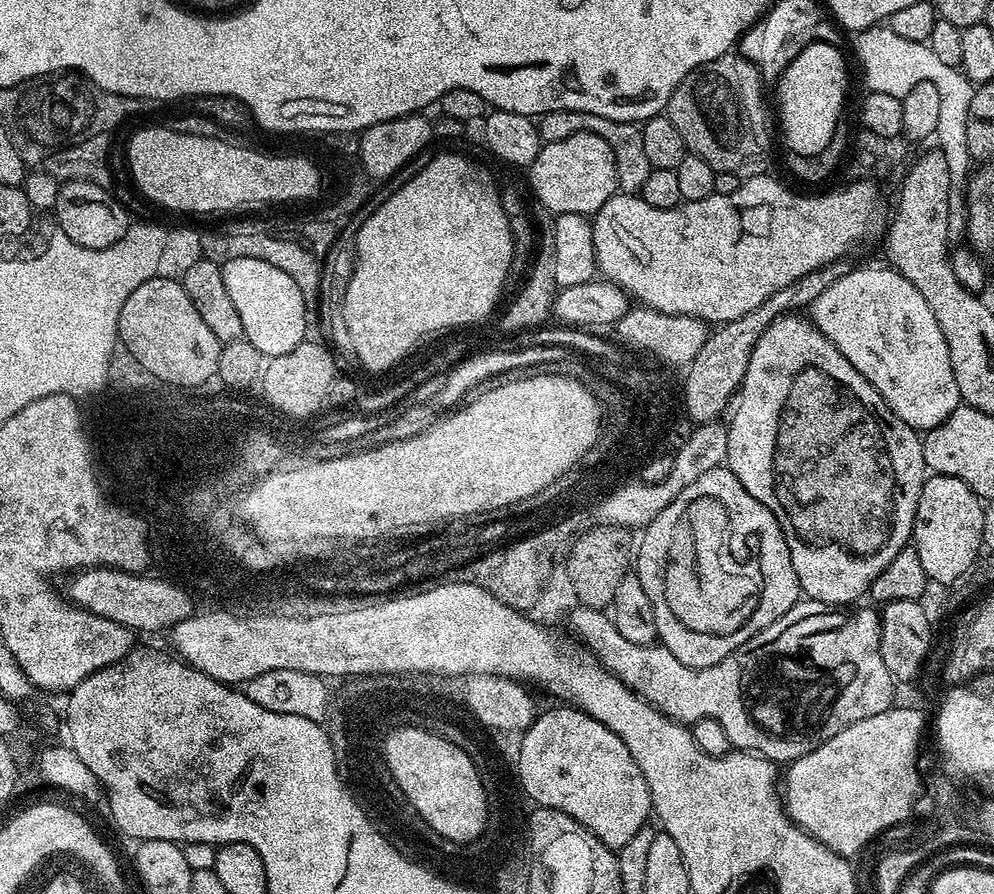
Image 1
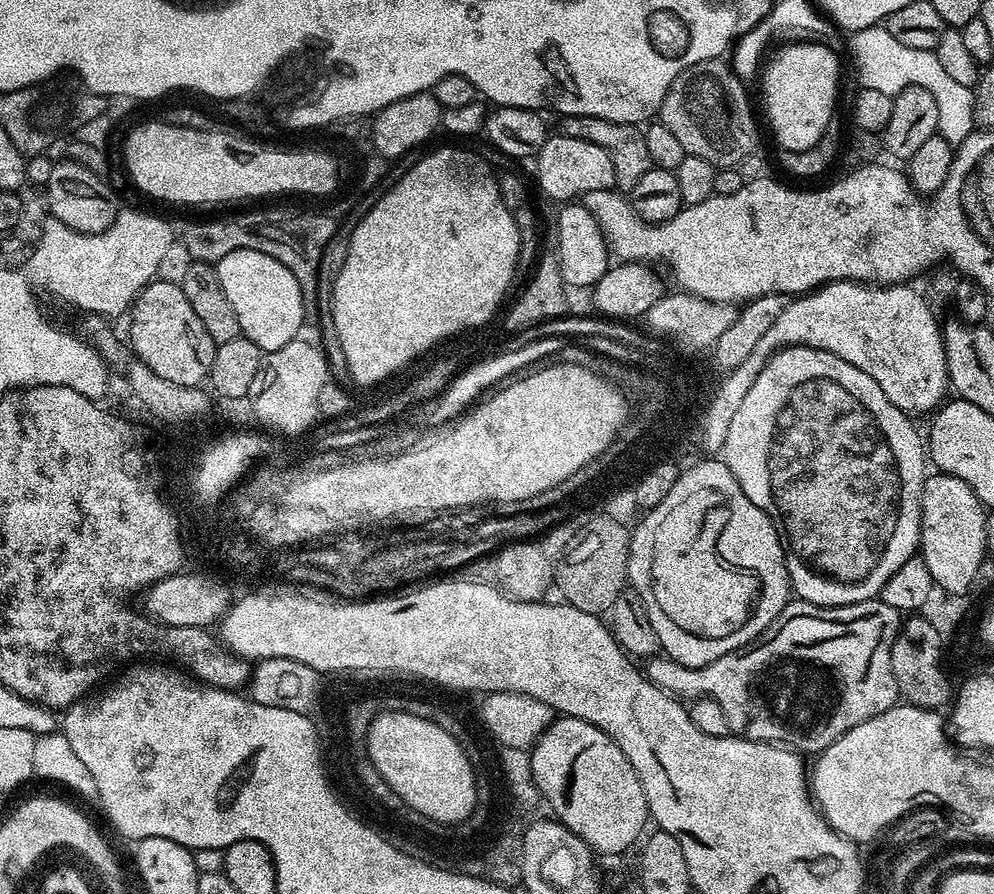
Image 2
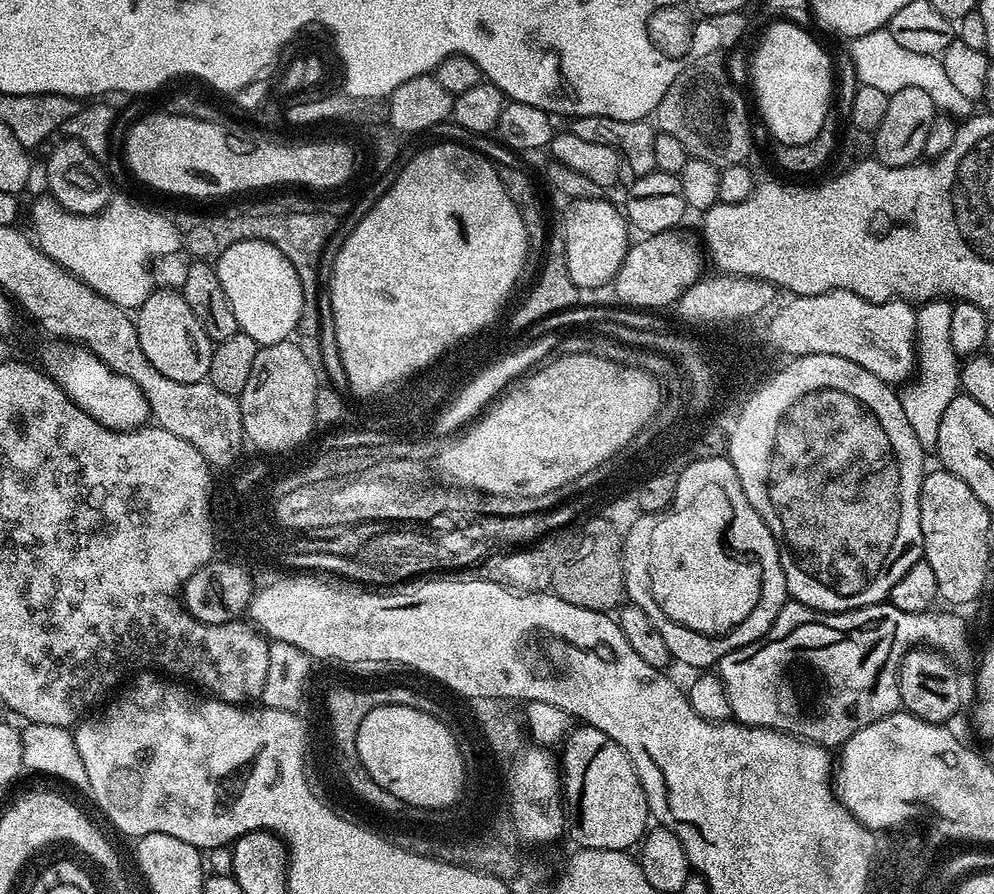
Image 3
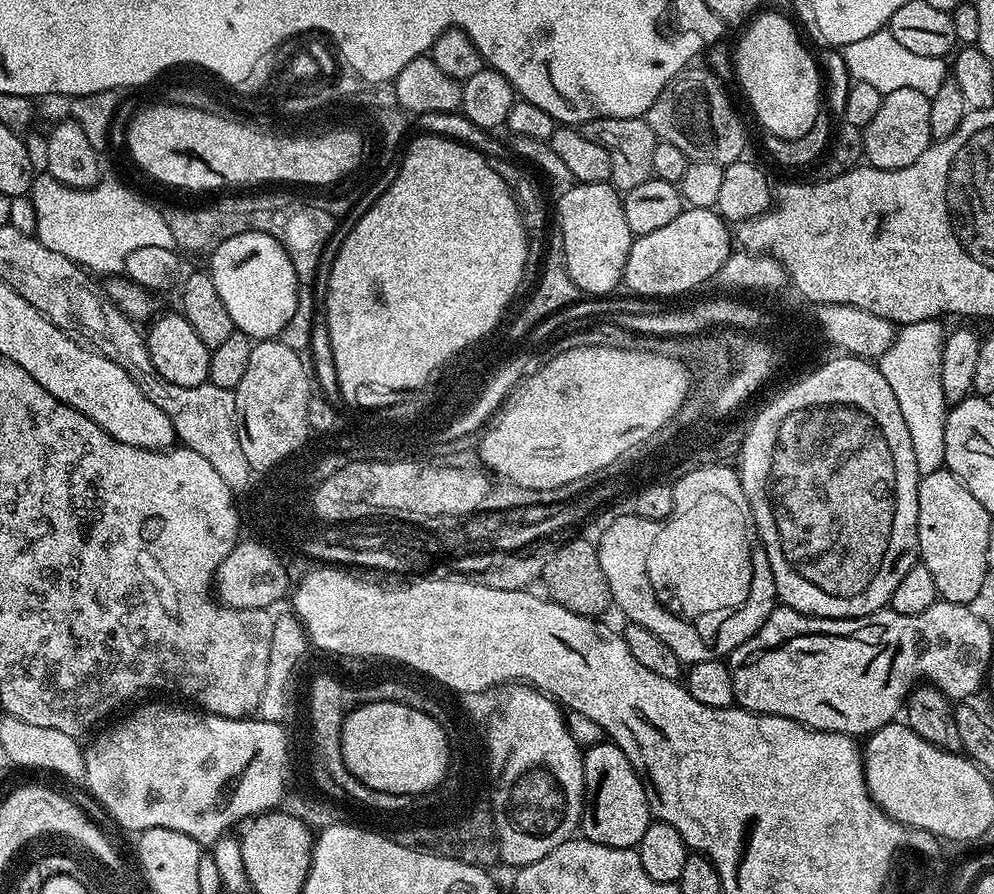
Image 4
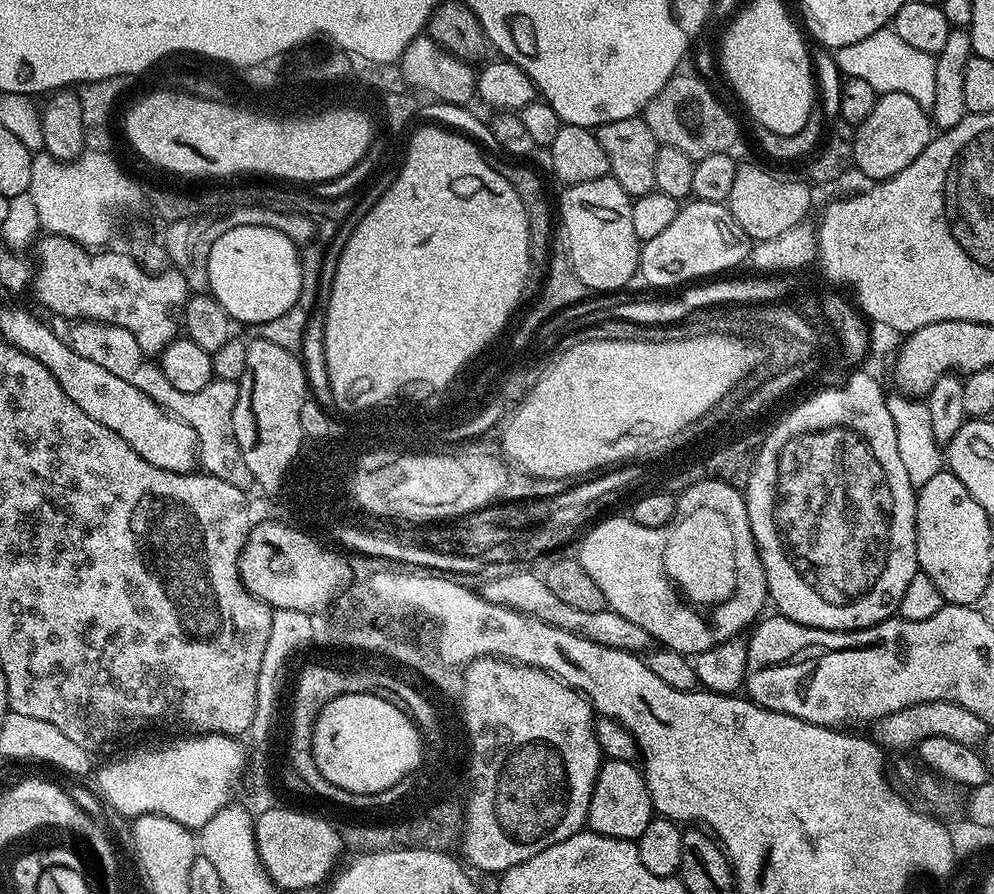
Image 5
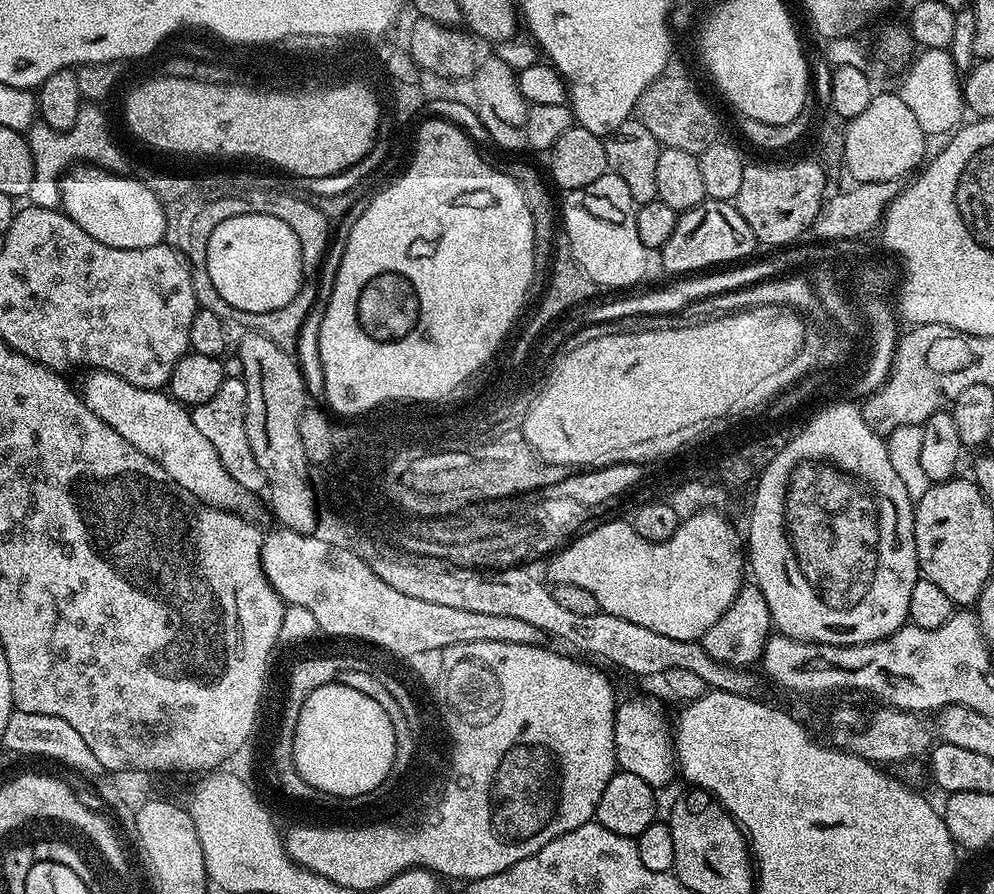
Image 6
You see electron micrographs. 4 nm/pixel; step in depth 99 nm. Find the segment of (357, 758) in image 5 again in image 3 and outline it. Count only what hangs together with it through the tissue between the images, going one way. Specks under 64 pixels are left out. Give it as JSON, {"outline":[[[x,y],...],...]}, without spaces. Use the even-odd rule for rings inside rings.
{"outline":[[[378,706],[370,711],[358,727],[357,752],[374,782],[411,807],[451,809],[465,791],[464,759],[451,730],[410,706]]]}

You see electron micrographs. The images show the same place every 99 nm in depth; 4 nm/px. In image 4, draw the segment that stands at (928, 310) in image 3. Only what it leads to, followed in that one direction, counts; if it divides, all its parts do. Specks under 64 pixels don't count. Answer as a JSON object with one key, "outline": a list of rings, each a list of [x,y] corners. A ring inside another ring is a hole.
{"outline":[[[939,319],[901,324],[896,328],[896,337],[886,354],[878,358],[882,378],[894,390],[898,406],[902,406],[902,419],[910,430],[910,443],[914,446],[914,462],[921,476],[934,474],[945,467],[946,418],[949,403],[942,394],[942,350],[946,328]]]}

